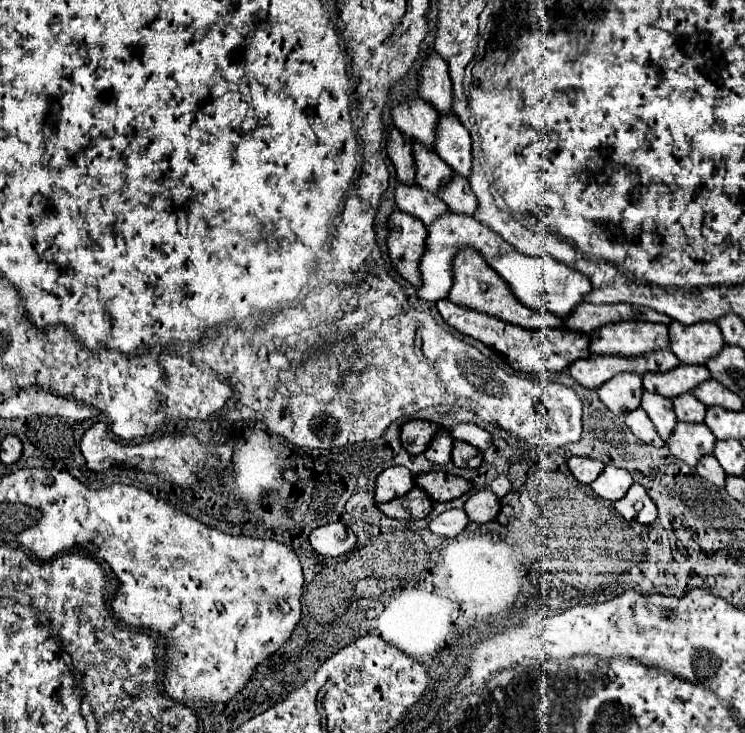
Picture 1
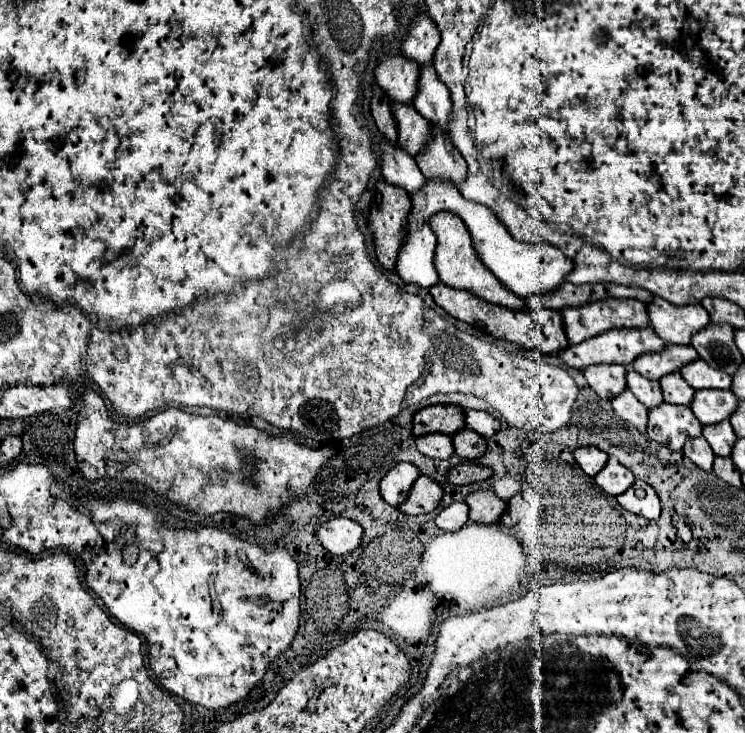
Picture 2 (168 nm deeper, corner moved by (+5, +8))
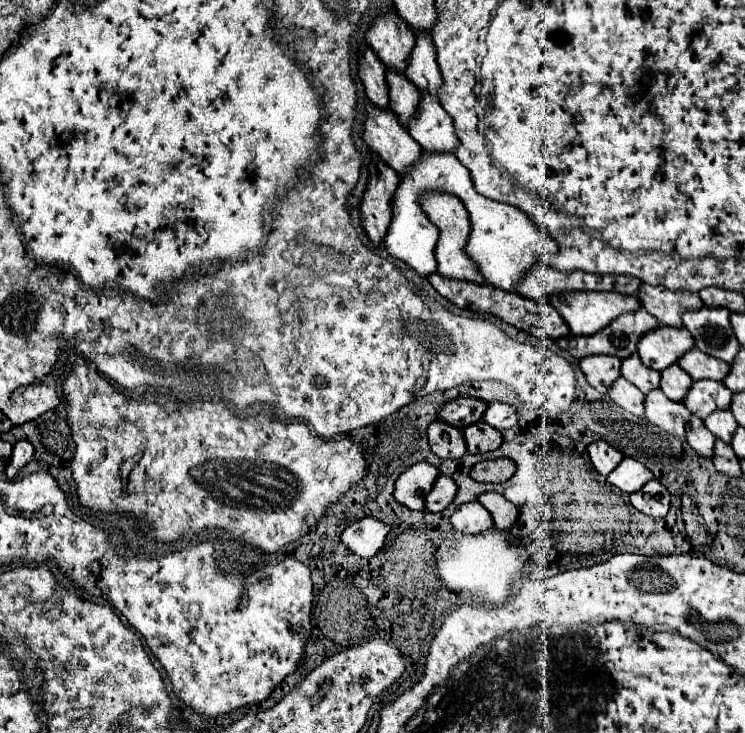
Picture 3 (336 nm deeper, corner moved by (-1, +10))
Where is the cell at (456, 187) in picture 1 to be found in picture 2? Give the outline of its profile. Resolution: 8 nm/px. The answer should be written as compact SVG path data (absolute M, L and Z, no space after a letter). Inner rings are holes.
M434 128L434 140L430 140L430 148L426 148L416 162L426 178L450 180L458 184L466 176L466 162L462 154L454 148L448 136L438 132L438 128Z

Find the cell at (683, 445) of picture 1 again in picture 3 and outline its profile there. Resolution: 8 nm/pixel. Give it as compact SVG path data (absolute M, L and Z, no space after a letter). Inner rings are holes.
M662 390L646 394L646 420L678 438L686 438L686 424L692 412L682 402L672 402Z

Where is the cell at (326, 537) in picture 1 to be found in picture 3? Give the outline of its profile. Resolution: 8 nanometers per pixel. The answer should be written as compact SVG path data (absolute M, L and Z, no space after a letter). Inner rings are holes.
M362 518L344 530L340 540L356 556L370 558L384 546L388 532L390 528L384 522L376 518Z

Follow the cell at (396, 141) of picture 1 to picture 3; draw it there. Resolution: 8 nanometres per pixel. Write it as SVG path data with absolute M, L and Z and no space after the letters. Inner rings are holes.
M368 48L360 60L360 70L358 76L364 82L366 88L366 96L374 106L380 106L382 110L388 108L388 84L386 84L386 66L376 58L376 54Z

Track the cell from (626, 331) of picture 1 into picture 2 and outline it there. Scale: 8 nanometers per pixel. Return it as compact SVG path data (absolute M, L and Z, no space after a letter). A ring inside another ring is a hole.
M606 298L600 302L576 306L576 308L562 308L560 312L564 318L564 330L566 330L570 344L580 344L592 336L598 336L604 330L610 330L610 328L644 328L650 322L648 312L646 312L646 304L632 300L632 298L628 298L628 300Z

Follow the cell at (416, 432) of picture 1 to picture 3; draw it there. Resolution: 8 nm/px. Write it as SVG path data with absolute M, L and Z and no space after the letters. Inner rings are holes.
M456 398L442 406L442 410L438 412L438 420L446 422L458 430L464 430L466 426L478 422L482 418L484 410L486 410L486 404L482 400Z

